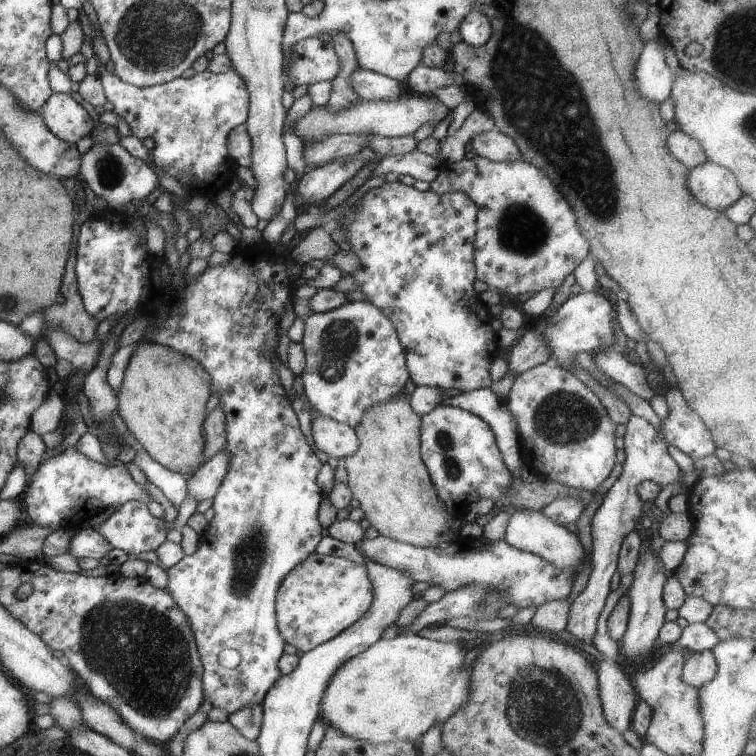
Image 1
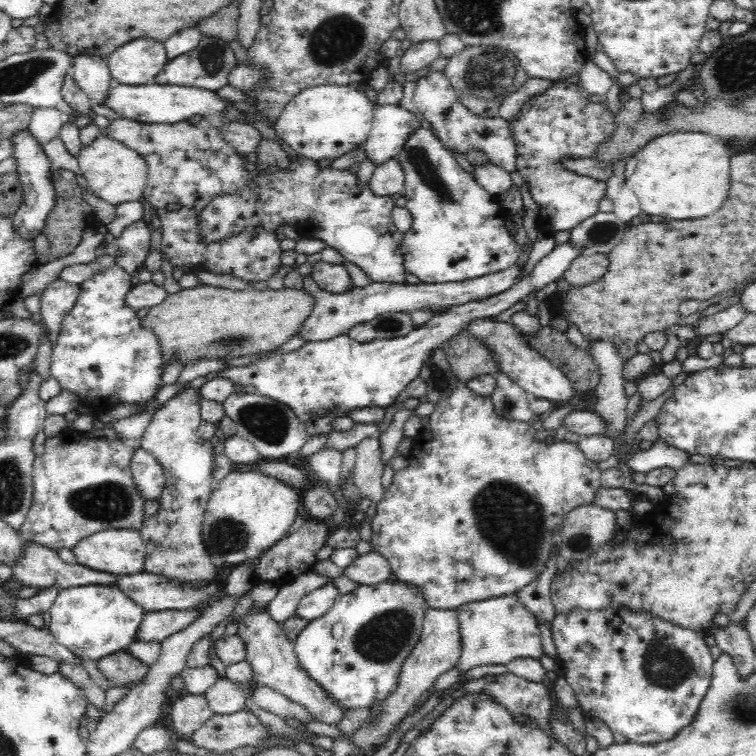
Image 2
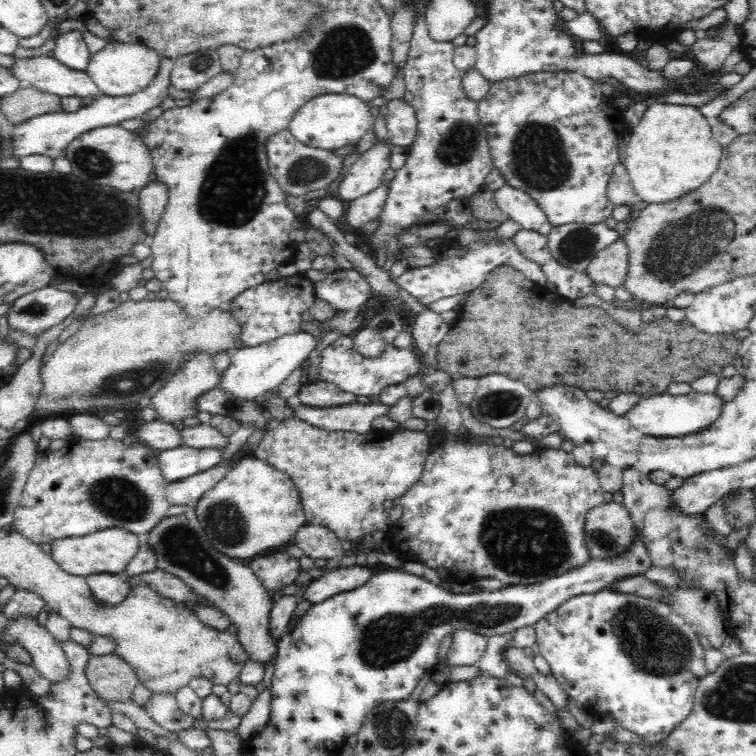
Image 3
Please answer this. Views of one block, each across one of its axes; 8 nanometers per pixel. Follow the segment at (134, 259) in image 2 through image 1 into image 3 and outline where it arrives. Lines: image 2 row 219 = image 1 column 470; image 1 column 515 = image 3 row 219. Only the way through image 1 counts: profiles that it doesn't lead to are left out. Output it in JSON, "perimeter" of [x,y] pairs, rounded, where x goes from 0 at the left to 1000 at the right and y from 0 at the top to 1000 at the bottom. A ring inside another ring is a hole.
{"perimeter":[[[205,238],[198,239],[184,254],[185,284],[190,290],[190,303],[196,312],[201,312],[222,271],[224,247],[218,241]]]}

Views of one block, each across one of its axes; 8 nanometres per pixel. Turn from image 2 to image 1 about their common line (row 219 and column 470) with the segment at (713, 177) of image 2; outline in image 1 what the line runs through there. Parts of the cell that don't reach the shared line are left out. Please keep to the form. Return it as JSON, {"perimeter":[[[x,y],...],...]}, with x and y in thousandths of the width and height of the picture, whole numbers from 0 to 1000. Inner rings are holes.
{"perimeter":[[[525,839],[522,843],[515,845],[501,844],[480,862],[459,872],[443,886],[443,892],[438,892],[438,897],[435,897],[430,913],[427,913],[425,929],[422,929],[421,948],[427,950],[429,956],[443,960],[451,971],[472,979],[481,979],[491,984],[509,984],[522,979],[546,981],[550,976],[557,976],[573,958],[589,955],[597,944],[604,942],[604,937],[610,937],[612,931],[618,931],[618,923],[620,923],[620,918],[623,918],[623,881],[615,878],[615,865],[618,865],[618,861],[615,862],[615,857],[604,848],[574,848],[541,839]]]}

